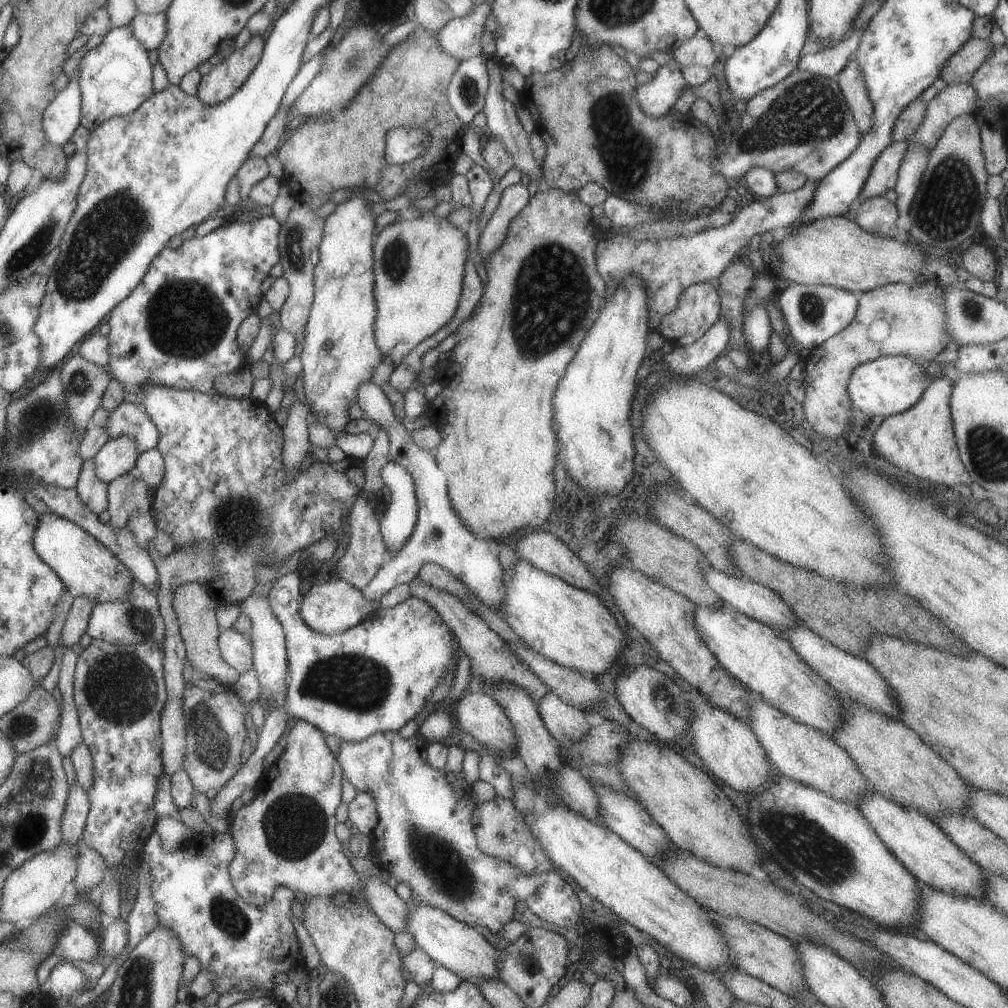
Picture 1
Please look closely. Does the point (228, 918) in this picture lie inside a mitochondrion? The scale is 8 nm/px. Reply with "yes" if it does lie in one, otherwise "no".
yes

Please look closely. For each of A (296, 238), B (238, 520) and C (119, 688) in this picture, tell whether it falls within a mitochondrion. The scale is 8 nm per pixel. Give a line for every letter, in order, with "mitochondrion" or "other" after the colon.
A: mitochondrion
B: mitochondrion
C: mitochondrion

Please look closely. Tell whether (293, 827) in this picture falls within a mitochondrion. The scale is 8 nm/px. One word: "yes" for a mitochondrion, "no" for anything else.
yes

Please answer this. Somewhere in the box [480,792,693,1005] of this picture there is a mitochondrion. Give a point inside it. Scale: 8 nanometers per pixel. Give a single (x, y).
(526, 961)

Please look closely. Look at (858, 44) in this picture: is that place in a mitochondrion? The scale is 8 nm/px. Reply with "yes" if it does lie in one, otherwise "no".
no

